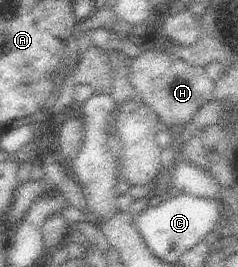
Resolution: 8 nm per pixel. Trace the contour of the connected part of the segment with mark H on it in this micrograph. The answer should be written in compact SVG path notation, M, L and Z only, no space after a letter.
M146 44L141 53L131 61L129 81L137 97L145 105L149 105L157 113L161 125L168 128L191 122L201 105L213 100L214 83L207 77L204 68L189 65L179 57L150 44Z

